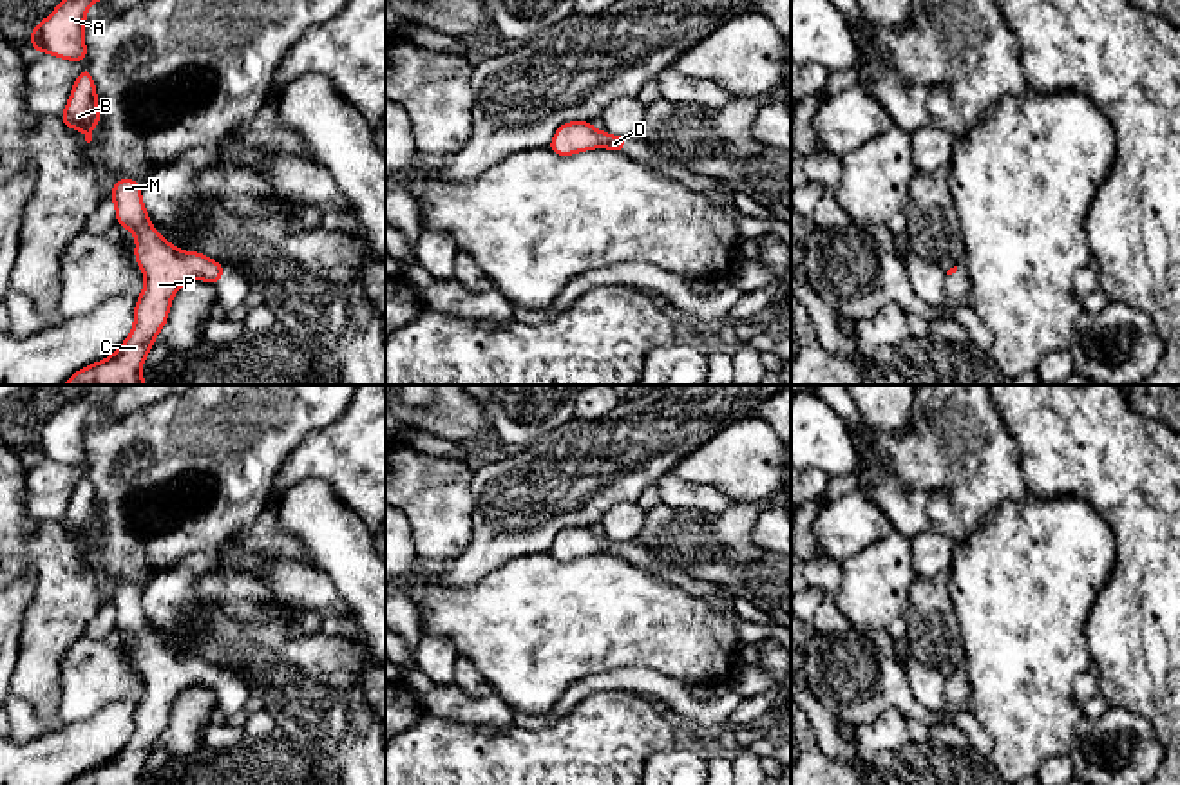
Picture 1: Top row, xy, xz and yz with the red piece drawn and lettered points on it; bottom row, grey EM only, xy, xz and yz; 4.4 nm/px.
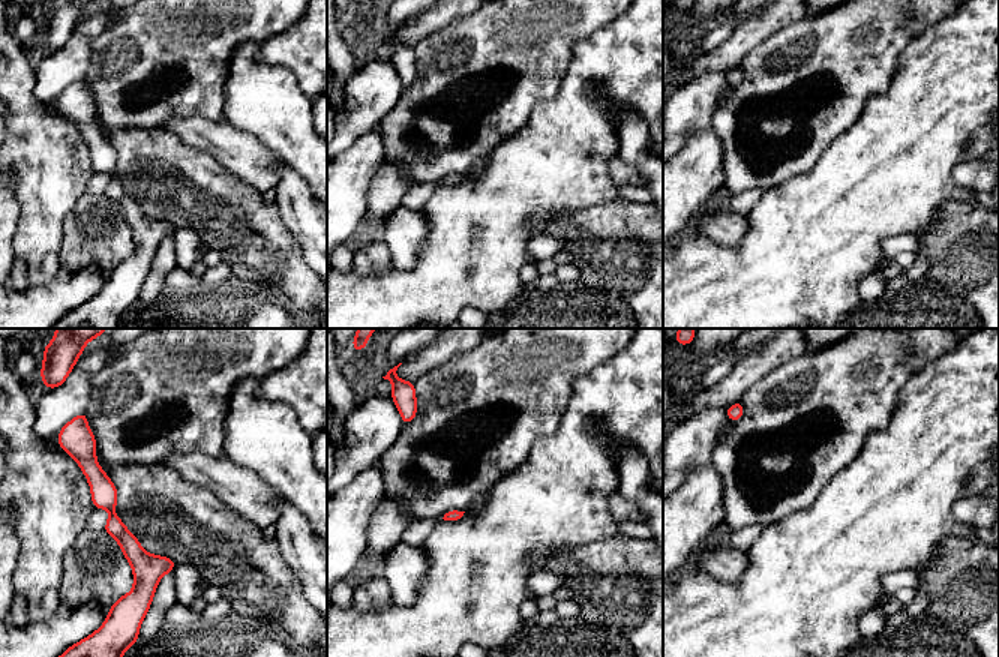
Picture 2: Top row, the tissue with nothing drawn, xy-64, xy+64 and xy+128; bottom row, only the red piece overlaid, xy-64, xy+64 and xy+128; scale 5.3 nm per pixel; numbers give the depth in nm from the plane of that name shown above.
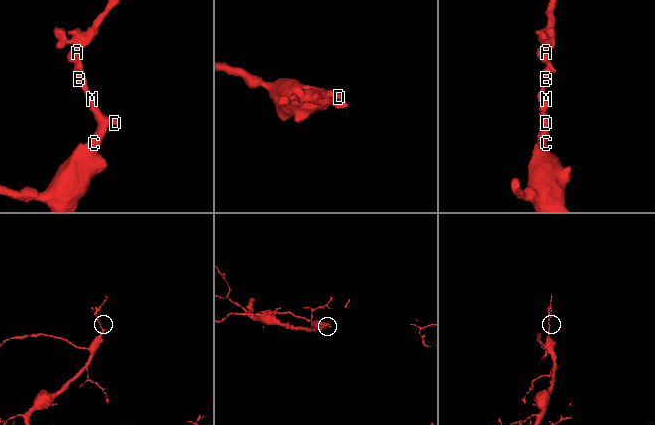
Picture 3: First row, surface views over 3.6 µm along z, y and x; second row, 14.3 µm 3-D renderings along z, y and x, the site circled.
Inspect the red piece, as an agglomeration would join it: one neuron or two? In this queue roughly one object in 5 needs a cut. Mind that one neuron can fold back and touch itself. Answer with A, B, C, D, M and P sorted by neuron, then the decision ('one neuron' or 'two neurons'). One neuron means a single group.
A B C D M P; one neuron

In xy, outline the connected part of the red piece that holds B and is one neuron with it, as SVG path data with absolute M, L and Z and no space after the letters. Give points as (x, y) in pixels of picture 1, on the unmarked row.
M89 470L76 483L60 525L69 535L80 534L85 539L87 548L92 546L92 534L101 526L101 521Z

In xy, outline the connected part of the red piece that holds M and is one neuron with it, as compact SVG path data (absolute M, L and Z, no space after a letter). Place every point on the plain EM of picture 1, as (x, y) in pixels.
M116 584L110 604L116 610L116 629L136 640L134 664L143 675L145 691L134 713L128 743L109 763L76 776L69 785L145 785L141 771L167 729L177 695L197 684L217 693L219 682L226 676L206 660L181 657L156 637L138 586Z

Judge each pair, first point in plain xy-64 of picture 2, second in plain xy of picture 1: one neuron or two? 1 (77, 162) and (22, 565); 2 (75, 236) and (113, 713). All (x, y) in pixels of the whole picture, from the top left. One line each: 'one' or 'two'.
1: one
2: two

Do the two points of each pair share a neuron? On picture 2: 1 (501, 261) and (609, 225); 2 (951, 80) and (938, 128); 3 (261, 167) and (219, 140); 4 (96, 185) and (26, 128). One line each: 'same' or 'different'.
1: different
2: same
3: same
4: different

